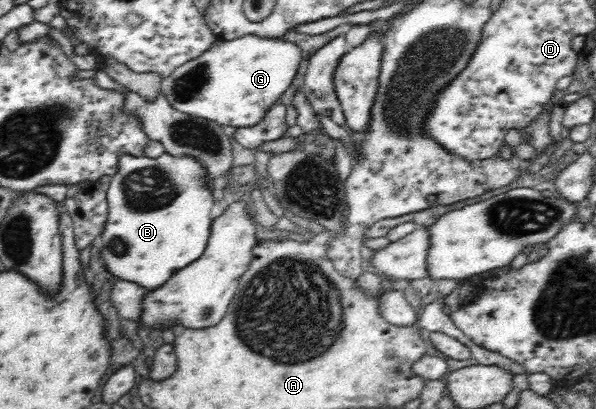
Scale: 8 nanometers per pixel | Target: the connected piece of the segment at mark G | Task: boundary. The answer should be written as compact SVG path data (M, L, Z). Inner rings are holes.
M242 36L232 40L217 40L212 48L205 50L198 58L185 62L175 68L170 76L161 80L161 92L166 100L176 109L190 116L199 116L224 126L236 128L254 126L264 118L266 111L278 103L280 95L288 90L292 79L298 72L302 53L294 43L277 38L261 36Z

